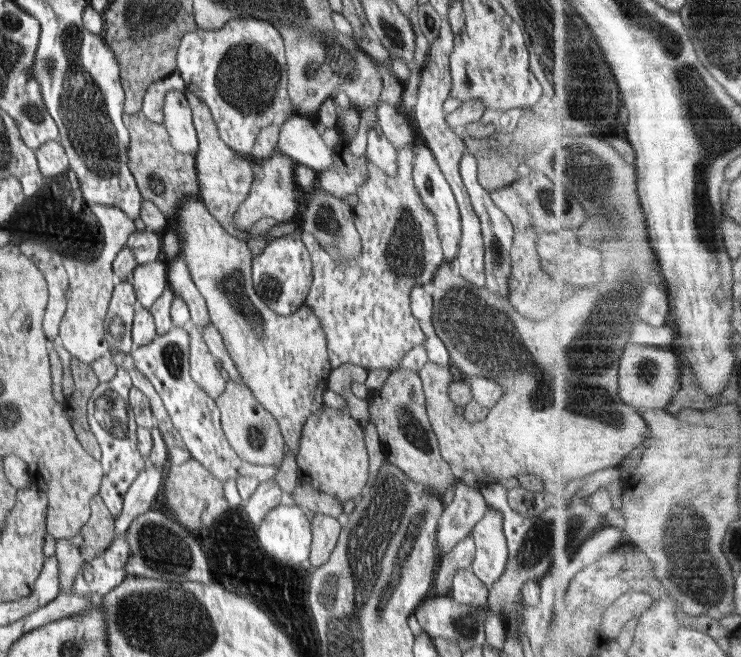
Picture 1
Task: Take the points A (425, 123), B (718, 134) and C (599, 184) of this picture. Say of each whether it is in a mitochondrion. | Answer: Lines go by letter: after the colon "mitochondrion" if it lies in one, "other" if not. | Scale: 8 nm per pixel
A: other
B: mitochondrion
C: mitochondrion

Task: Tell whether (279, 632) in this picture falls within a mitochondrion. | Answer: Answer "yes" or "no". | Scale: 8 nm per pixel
yes

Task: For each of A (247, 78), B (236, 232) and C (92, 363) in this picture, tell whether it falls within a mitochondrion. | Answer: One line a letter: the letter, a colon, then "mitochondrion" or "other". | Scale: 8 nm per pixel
A: mitochondrion
B: other
C: other

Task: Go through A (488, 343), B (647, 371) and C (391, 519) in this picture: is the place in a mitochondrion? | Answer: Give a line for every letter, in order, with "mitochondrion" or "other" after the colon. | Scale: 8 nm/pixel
A: mitochondrion
B: mitochondrion
C: mitochondrion

